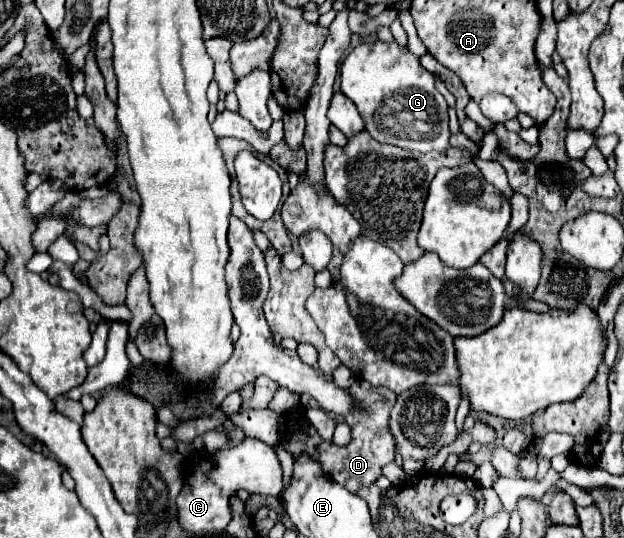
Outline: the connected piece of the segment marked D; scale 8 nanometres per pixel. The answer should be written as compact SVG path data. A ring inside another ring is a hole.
M356 380L350 386L350 396L360 406L356 406L352 412L348 412L344 416L344 420L352 428L352 442L348 446L336 448L334 444L324 442L312 425L306 433L298 432L294 436L282 438L282 446L292 456L300 456L302 452L312 454L312 458L322 462L324 472L332 474L332 478L338 484L342 484L344 488L348 488L350 492L356 492L358 486L374 484L374 480L380 476L380 468L394 460L394 436L388 426L388 420L390 420L393 406L396 404L396 394L388 388L373 387L365 380Z

